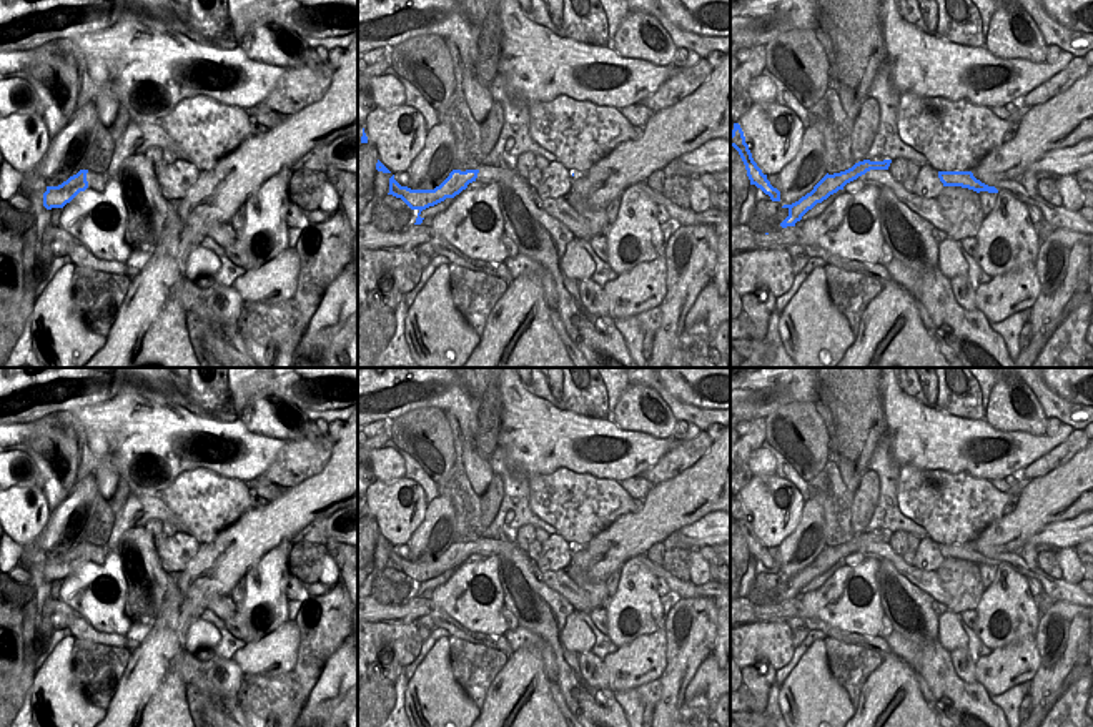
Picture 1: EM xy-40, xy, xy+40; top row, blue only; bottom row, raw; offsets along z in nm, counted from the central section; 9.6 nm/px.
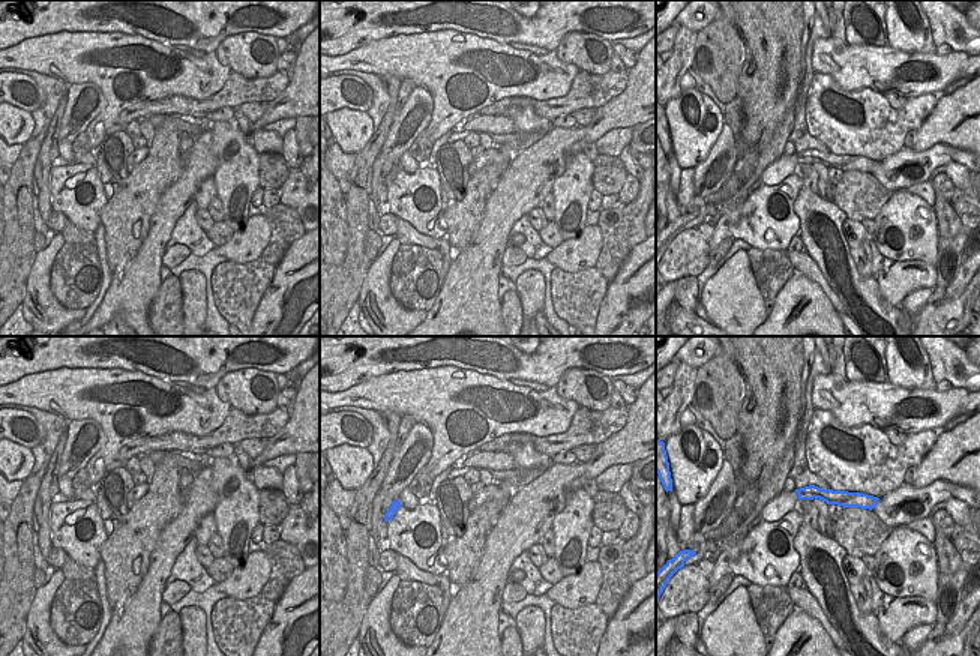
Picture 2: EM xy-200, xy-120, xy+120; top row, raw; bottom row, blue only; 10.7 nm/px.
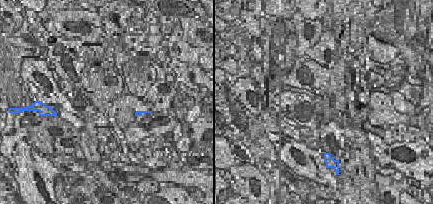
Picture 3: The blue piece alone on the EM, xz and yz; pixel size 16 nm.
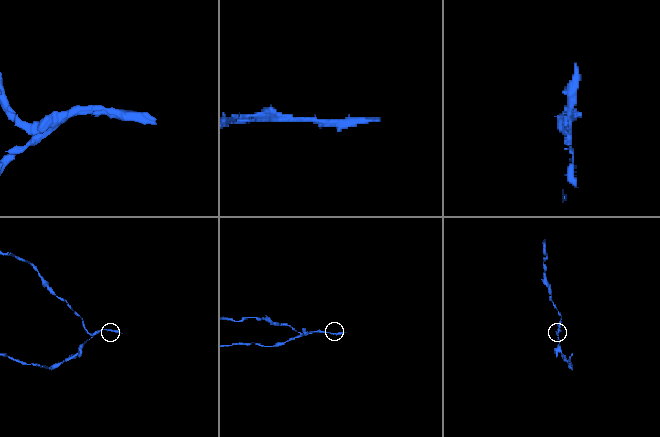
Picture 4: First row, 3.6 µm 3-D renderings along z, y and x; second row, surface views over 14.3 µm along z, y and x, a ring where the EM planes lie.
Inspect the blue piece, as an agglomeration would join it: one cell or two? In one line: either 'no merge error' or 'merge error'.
merge error

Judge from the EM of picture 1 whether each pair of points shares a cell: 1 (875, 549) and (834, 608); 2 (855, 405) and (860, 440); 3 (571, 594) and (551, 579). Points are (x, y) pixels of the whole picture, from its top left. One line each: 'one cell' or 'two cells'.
1: two cells
2: one cell
3: one cell

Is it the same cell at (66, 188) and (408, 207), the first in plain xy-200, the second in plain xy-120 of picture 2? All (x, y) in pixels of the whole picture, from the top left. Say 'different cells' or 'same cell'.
same cell

